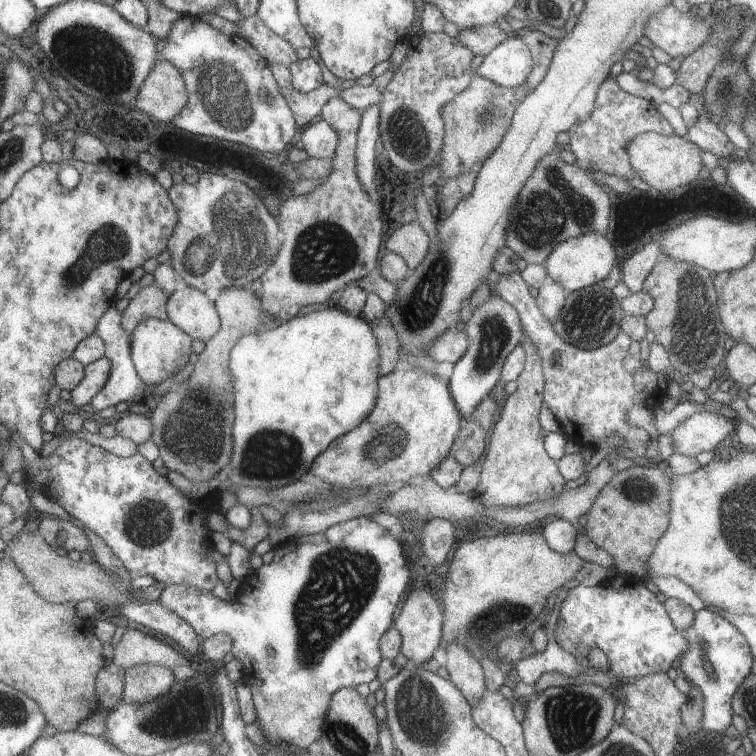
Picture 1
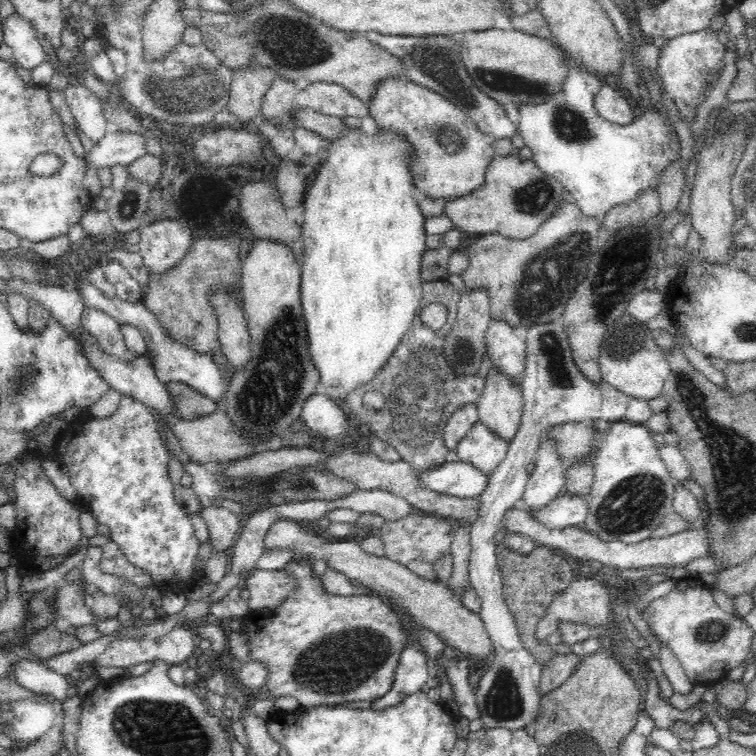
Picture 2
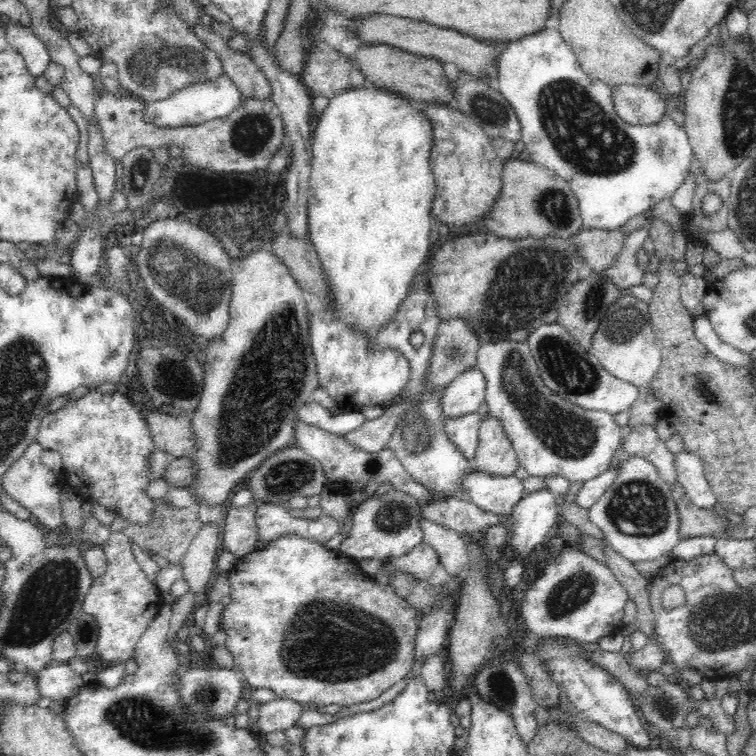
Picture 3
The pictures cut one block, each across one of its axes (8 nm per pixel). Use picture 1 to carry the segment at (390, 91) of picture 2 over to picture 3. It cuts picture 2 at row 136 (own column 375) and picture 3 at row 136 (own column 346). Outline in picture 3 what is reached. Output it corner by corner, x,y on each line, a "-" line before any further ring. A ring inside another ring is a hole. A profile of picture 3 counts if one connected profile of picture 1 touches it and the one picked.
426,103
424,115
432,123
434,146
430,166
435,177
436,196
431,204
432,217
454,227
484,220
502,190
503,166
485,130
463,112
438,103

